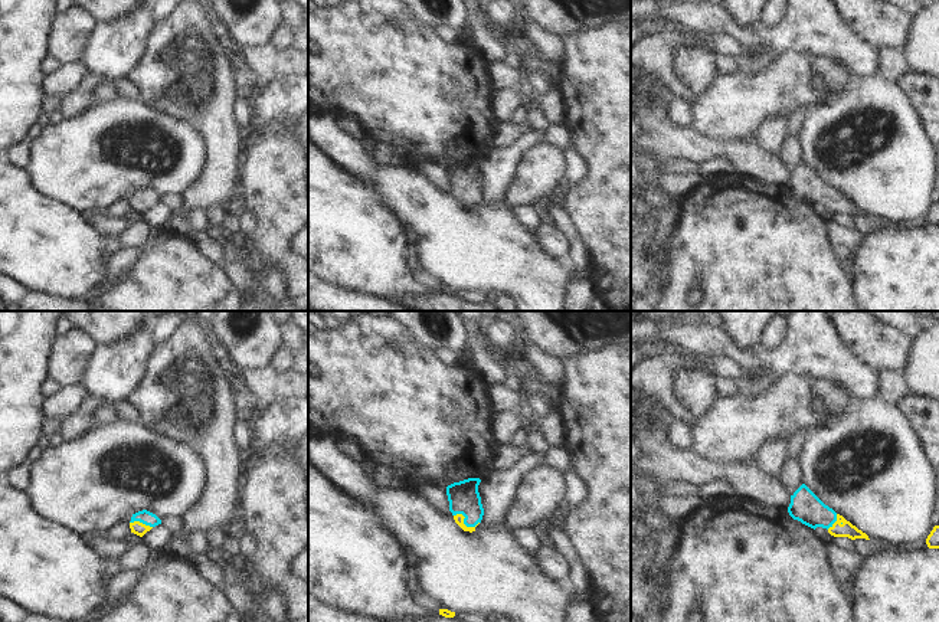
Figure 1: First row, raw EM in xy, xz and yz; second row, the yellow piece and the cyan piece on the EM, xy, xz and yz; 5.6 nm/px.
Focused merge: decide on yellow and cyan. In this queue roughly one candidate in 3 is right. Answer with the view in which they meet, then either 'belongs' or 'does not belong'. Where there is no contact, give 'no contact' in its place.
xz | belongs

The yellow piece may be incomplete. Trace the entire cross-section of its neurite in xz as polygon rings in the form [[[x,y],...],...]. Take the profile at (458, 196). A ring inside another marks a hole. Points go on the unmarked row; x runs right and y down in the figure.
[[[468,156],[446,164],[449,189],[464,209],[475,209],[484,193],[478,170],[480,160],[480,156]]]

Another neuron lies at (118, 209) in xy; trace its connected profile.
[[[117,200],[102,215],[105,217],[124,217],[130,212],[131,206],[128,200]]]

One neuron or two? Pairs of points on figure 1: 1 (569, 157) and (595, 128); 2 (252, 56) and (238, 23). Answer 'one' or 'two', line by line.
1: two
2: two

